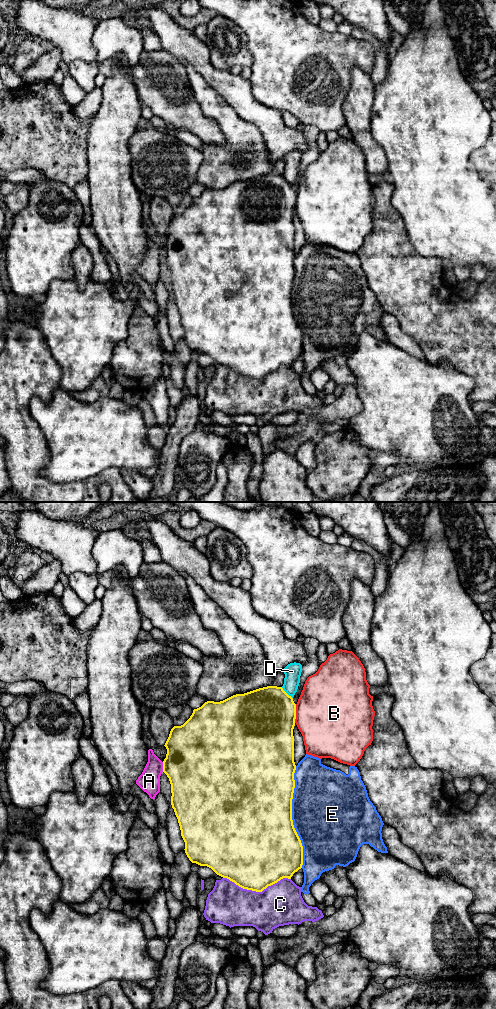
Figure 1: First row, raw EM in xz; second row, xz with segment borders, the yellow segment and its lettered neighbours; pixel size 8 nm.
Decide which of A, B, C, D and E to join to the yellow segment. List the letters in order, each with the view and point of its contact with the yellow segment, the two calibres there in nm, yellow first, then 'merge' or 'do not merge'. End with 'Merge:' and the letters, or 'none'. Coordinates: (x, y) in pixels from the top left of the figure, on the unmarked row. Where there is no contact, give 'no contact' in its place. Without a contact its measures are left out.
A: contact xz (163, 255); calibres 480 and 180 nm; do not merge
B: contact xz (295, 201); calibres 480 and 500 nm; do not merge
C: contact xz (257, 379); calibres 480 and 340 nm; do not merge
D: contact xz (286, 181); calibres 460 and 140 nm; do not merge
E: contact xz (291, 305); calibres 500 and 480 nm; do not merge
Merge: none

